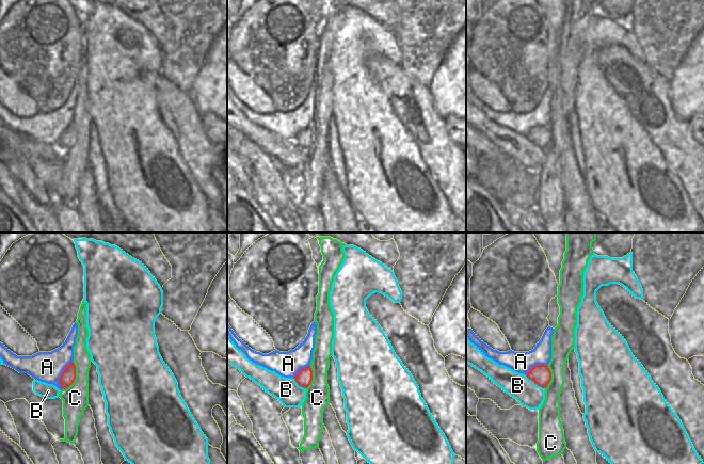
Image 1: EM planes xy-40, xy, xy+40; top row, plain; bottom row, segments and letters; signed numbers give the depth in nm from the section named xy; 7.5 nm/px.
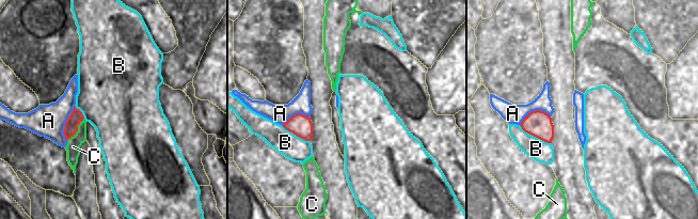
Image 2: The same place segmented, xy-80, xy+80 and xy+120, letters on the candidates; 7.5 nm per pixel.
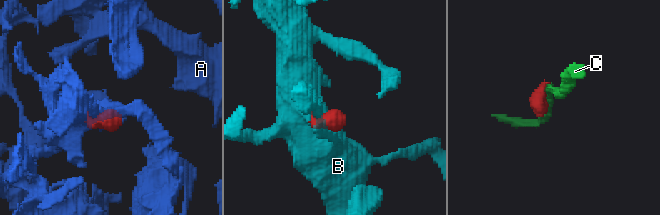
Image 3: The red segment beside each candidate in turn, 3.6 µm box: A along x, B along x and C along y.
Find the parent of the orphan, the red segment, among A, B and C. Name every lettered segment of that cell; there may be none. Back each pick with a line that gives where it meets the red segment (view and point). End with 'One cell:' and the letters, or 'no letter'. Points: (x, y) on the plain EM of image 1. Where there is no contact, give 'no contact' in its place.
B: meets red in xy+40 at (534, 143)
One cell: B

